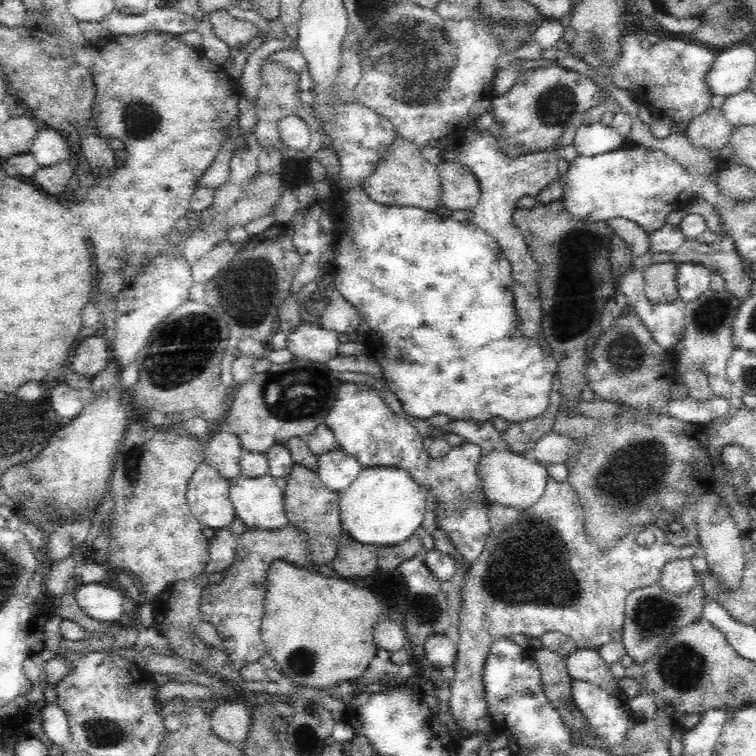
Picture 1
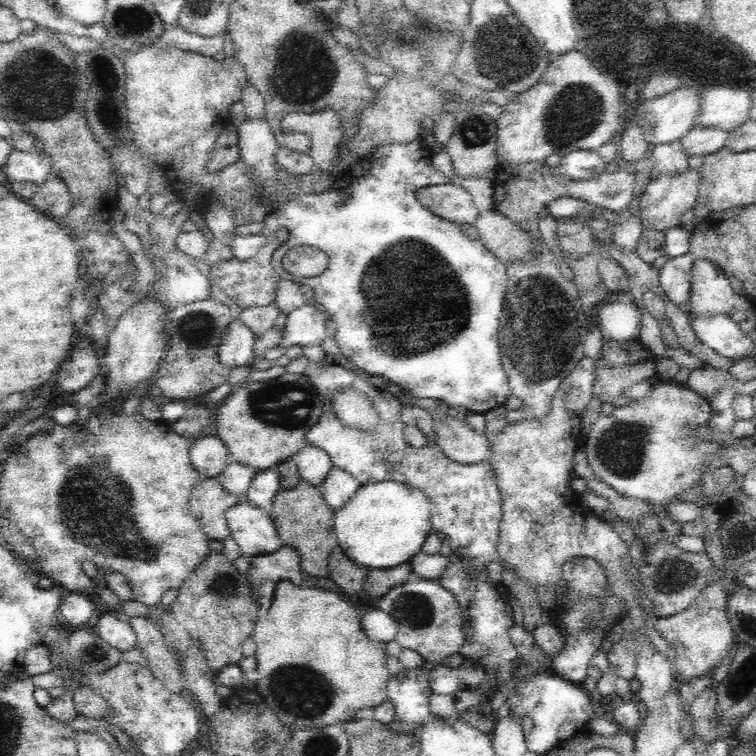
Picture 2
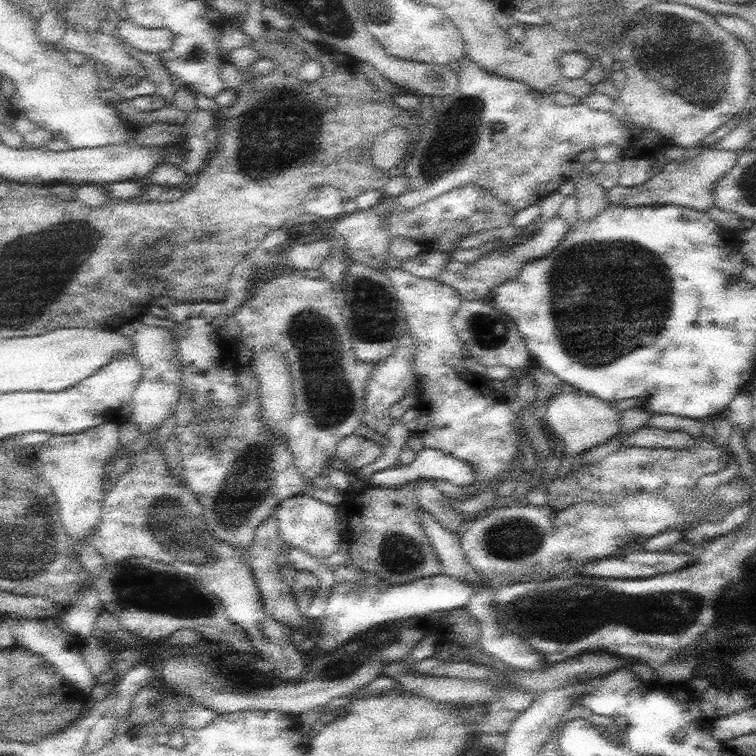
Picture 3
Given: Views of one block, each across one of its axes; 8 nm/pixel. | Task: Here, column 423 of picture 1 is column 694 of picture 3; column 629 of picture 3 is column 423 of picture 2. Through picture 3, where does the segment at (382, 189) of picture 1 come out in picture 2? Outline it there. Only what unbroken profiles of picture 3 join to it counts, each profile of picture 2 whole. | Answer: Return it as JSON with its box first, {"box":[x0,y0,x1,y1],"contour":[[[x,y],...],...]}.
{"box":[416,182,481,227],"contour":[[[457,182],[421,187],[416,198],[436,216],[462,227],[473,225],[481,216],[472,195]]]}

